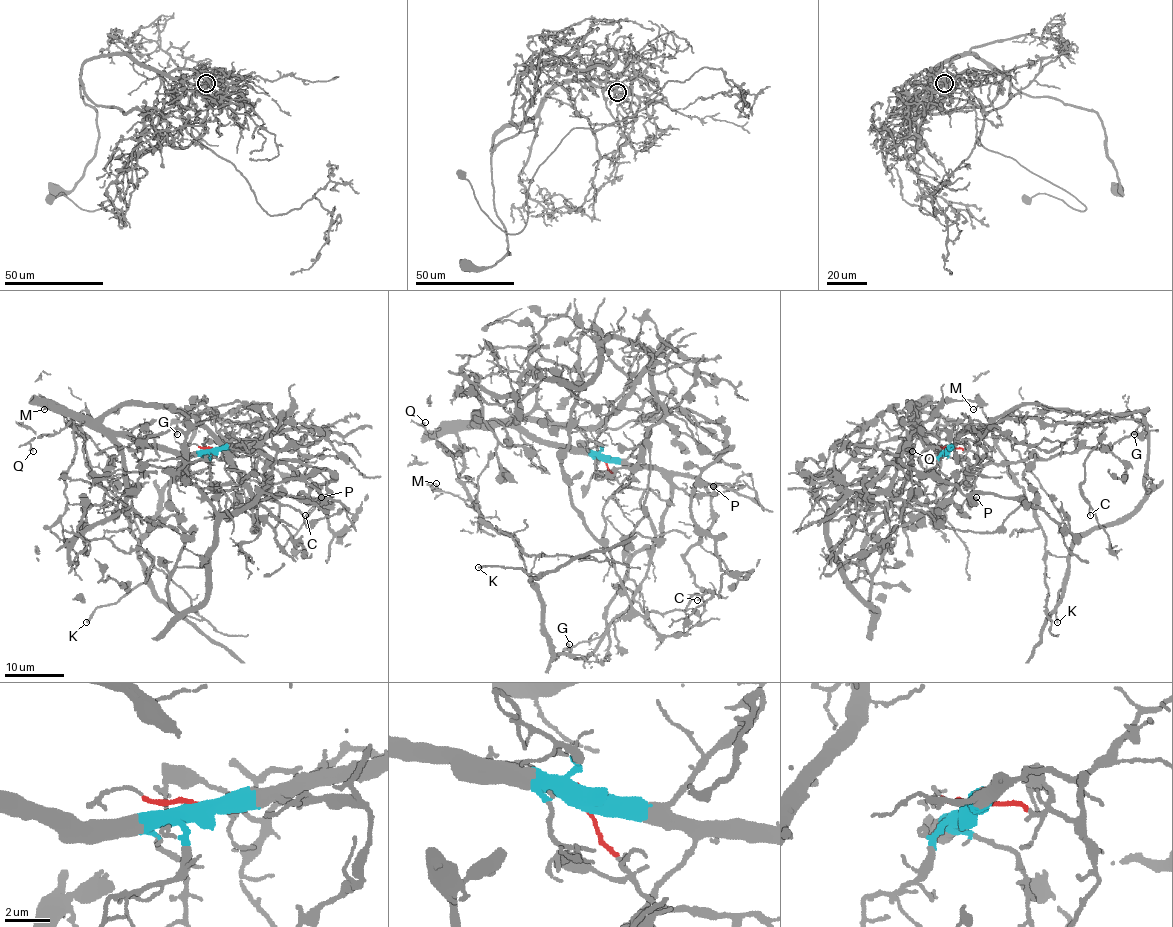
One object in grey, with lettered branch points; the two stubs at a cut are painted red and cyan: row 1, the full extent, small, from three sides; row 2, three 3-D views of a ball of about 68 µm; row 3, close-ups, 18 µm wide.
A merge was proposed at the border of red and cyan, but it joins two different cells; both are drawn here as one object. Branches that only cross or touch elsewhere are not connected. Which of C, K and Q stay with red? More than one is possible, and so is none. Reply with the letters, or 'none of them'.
C, K

